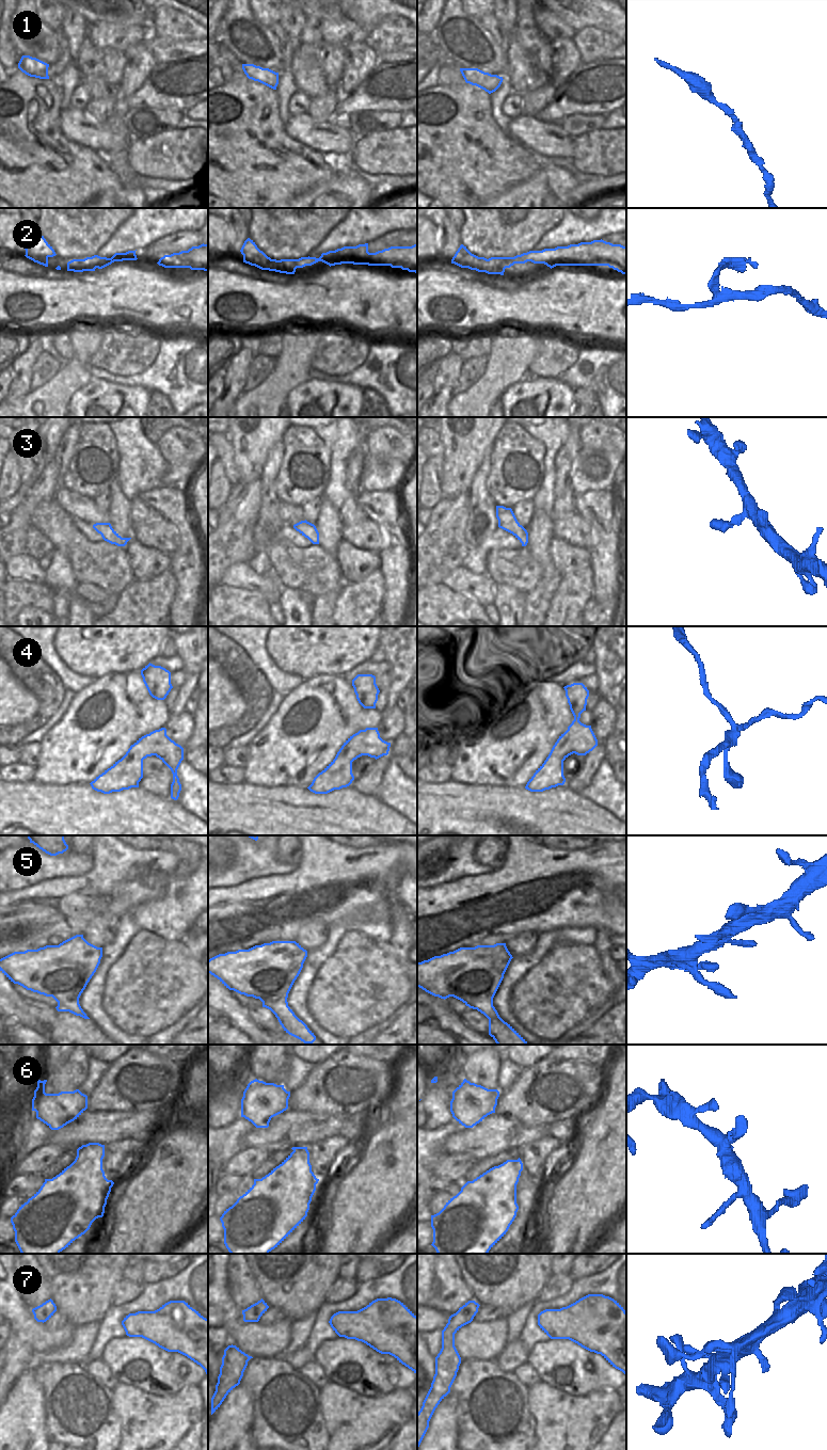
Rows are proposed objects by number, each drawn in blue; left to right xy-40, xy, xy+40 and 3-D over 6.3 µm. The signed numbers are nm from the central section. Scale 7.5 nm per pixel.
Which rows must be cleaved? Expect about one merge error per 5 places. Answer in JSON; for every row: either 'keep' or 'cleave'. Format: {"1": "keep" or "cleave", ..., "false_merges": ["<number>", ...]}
{"1": "keep", "2": "cleave", "3": "keep", "4": "cleave", "5": "keep", "6": "keep", "7": "keep", "false_merges": ["2", "4"]}

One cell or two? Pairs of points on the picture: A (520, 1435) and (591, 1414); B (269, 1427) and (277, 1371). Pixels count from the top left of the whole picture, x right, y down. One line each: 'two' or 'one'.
A: two
B: one

